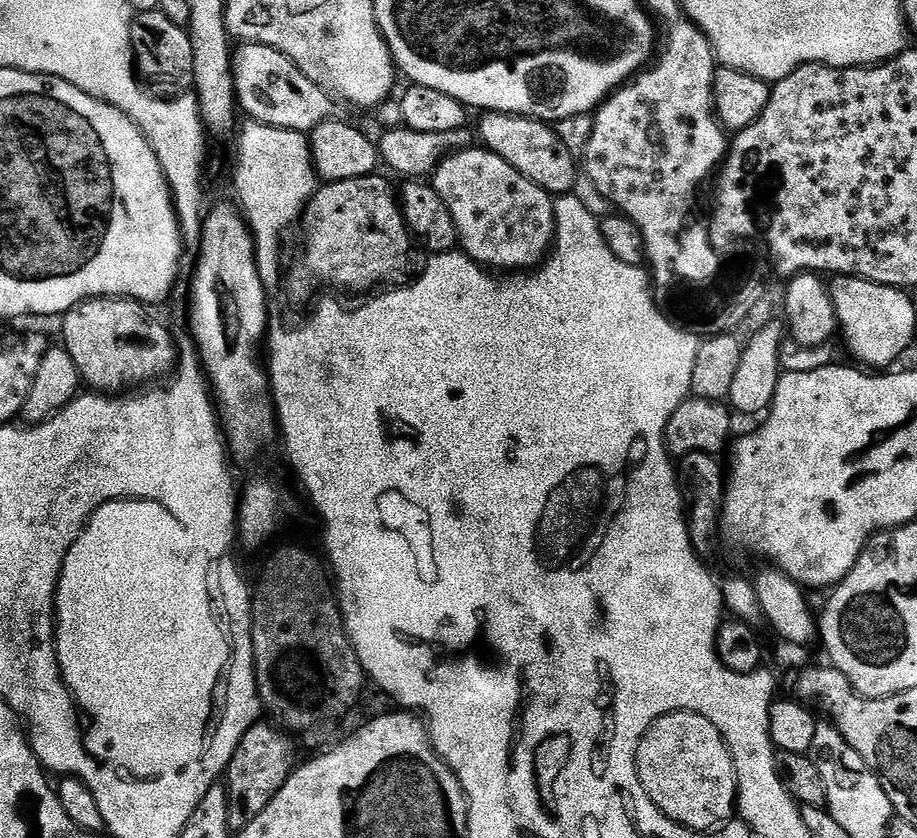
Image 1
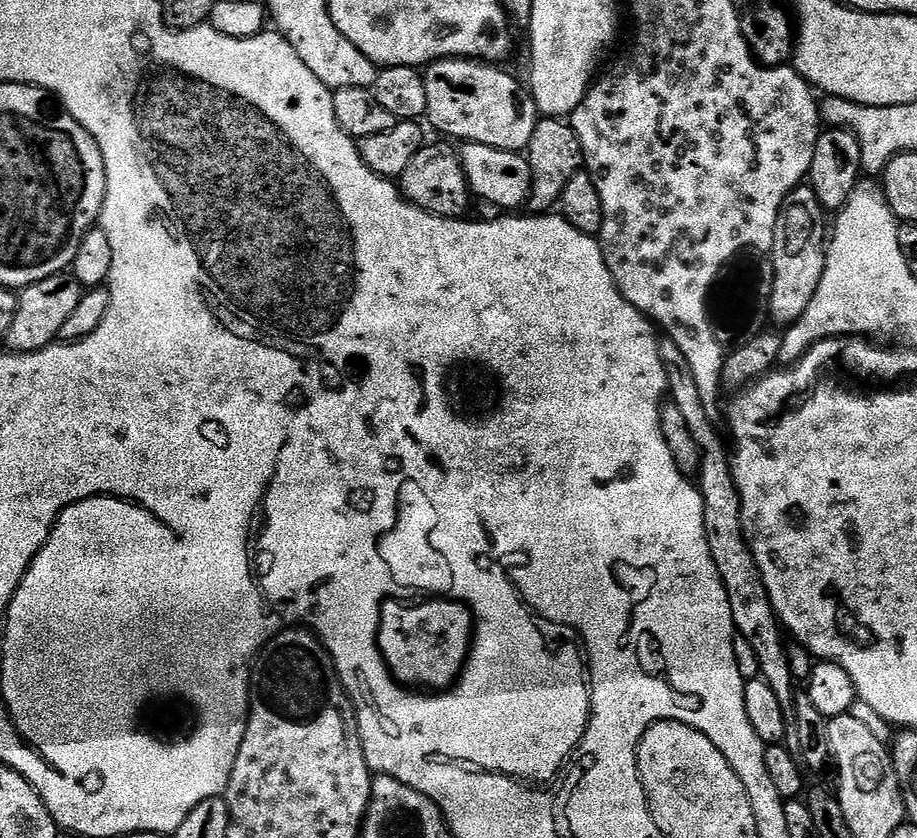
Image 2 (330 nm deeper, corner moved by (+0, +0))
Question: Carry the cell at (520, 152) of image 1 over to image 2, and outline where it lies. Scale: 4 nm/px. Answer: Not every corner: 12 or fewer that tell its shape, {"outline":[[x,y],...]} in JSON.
{"outline":[[475,58],[424,72],[427,123],[456,142],[523,153],[531,91]]}

